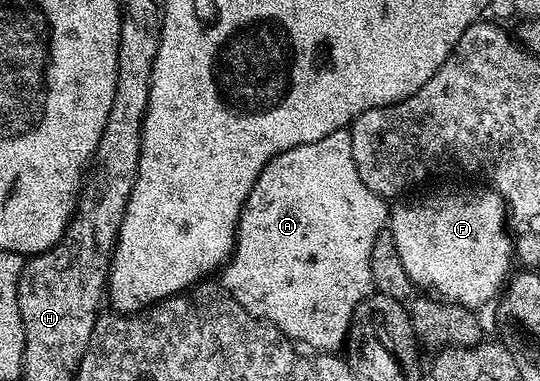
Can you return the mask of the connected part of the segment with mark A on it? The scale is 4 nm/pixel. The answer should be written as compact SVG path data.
M339 128L334 130L330 134L326 134L322 138L318 138L318 142L310 142L309 144L303 144L302 146L294 146L290 150L286 150L282 154L278 154L272 159L268 165L262 170L262 174L258 174L258 182L254 182L254 186L250 190L250 194L246 198L244 203L244 209L240 215L240 223L236 225L236 247L232 250L232 257L229 258L228 263L224 265L222 269L222 286L228 291L232 297L237 300L243 308L251 314L251 316L257 316L260 320L266 320L268 323L273 324L278 331L283 332L289 340L296 341L297 345L307 346L309 349L315 350L320 354L332 354L337 350L345 347L348 330L352 326L352 316L356 312L356 308L361 302L364 301L367 296L373 291L372 287L372 275L370 274L370 250L374 250L374 238L378 238L378 234L385 231L386 225L390 220L390 208L386 203L385 197L374 195L371 190L366 186L366 182L362 182L362 178L358 174L358 166L354 166L354 150L352 149L352 133L348 128Z

